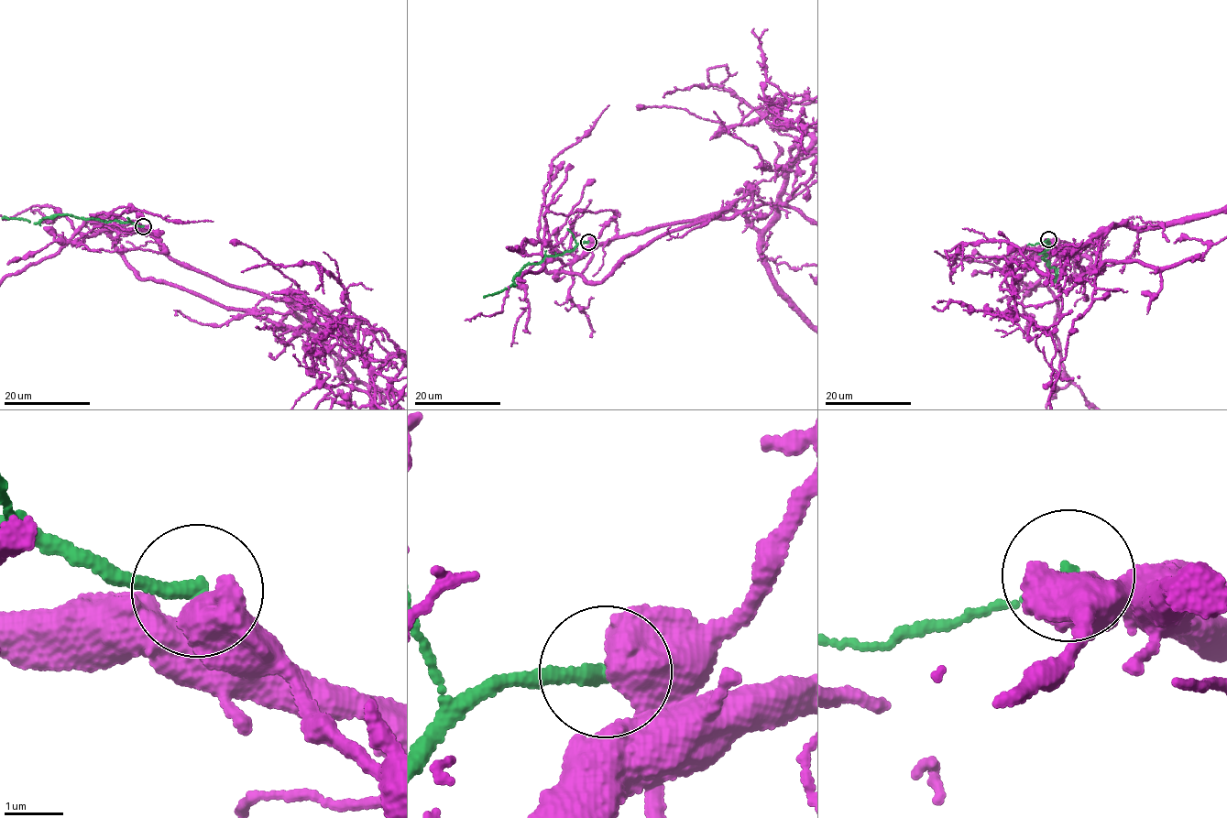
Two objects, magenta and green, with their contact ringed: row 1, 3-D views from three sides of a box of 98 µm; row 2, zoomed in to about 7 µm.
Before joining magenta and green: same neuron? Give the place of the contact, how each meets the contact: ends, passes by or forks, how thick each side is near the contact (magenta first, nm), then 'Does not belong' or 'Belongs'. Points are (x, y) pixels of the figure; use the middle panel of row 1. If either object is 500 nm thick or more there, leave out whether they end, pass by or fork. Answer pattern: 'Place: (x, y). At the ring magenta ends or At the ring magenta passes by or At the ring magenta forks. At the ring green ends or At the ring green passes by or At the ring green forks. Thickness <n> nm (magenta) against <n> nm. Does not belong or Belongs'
Place: (588, 242). Thickness 850 nm (magenta) against 280 nm. Does not belong

